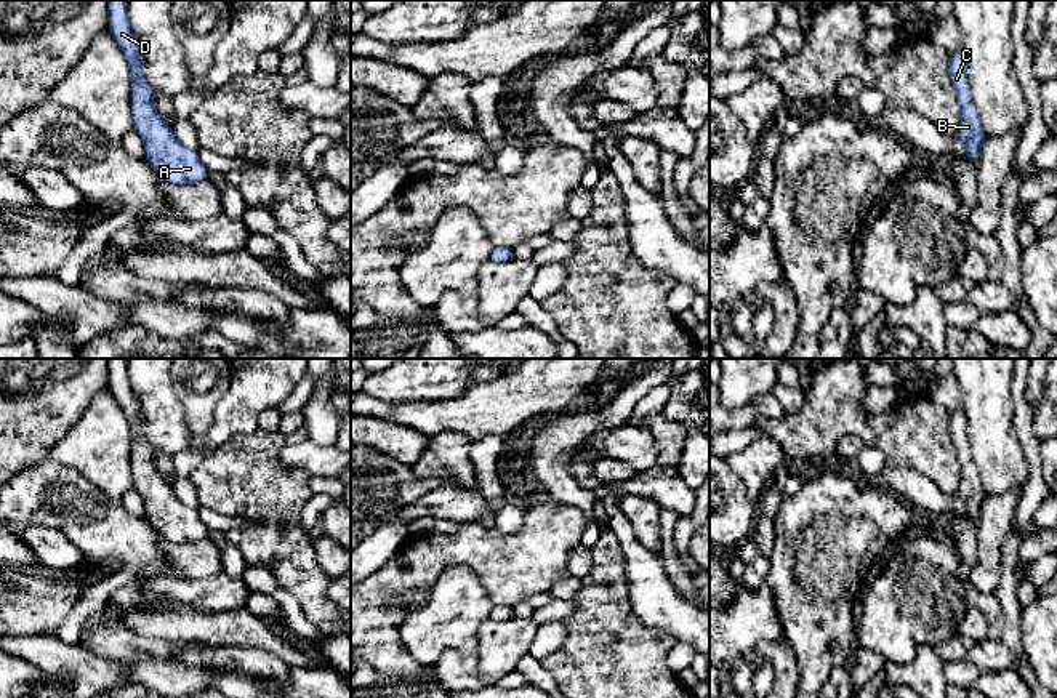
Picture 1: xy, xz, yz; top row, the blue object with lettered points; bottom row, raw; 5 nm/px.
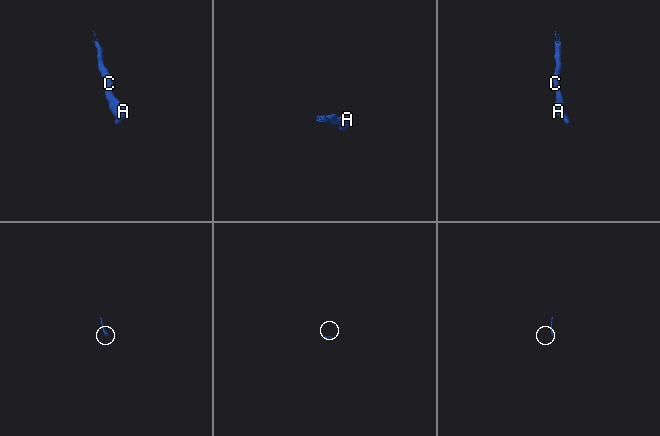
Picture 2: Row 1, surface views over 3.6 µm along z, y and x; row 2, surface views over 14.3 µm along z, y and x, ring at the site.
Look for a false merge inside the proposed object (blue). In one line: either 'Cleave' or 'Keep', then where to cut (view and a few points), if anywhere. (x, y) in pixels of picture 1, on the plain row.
Keep. No split

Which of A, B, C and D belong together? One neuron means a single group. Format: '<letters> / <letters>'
A B C D

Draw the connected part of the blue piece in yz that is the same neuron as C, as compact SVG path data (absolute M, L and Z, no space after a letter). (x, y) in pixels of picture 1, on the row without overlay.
M961 405L950 416L950 434L956 456L959 459L959 490L958 495L963 498L966 512L964 517L971 522L979 522L980 509L987 498L980 482L977 467L971 459L971 448L966 434L967 419Z

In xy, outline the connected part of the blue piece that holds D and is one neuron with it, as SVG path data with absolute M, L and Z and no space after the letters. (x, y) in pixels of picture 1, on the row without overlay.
M107 359L109 391L122 407L131 431L131 472L135 490L144 498L146 520L170 543L200 541L208 530L197 511L183 504L154 464L154 450L143 435L141 403L131 389L127 359Z

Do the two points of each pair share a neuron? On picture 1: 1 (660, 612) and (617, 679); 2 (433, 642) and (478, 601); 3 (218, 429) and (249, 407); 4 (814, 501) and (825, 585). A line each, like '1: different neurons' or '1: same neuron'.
1: different neurons
2: same neuron
3: same neuron
4: same neuron

